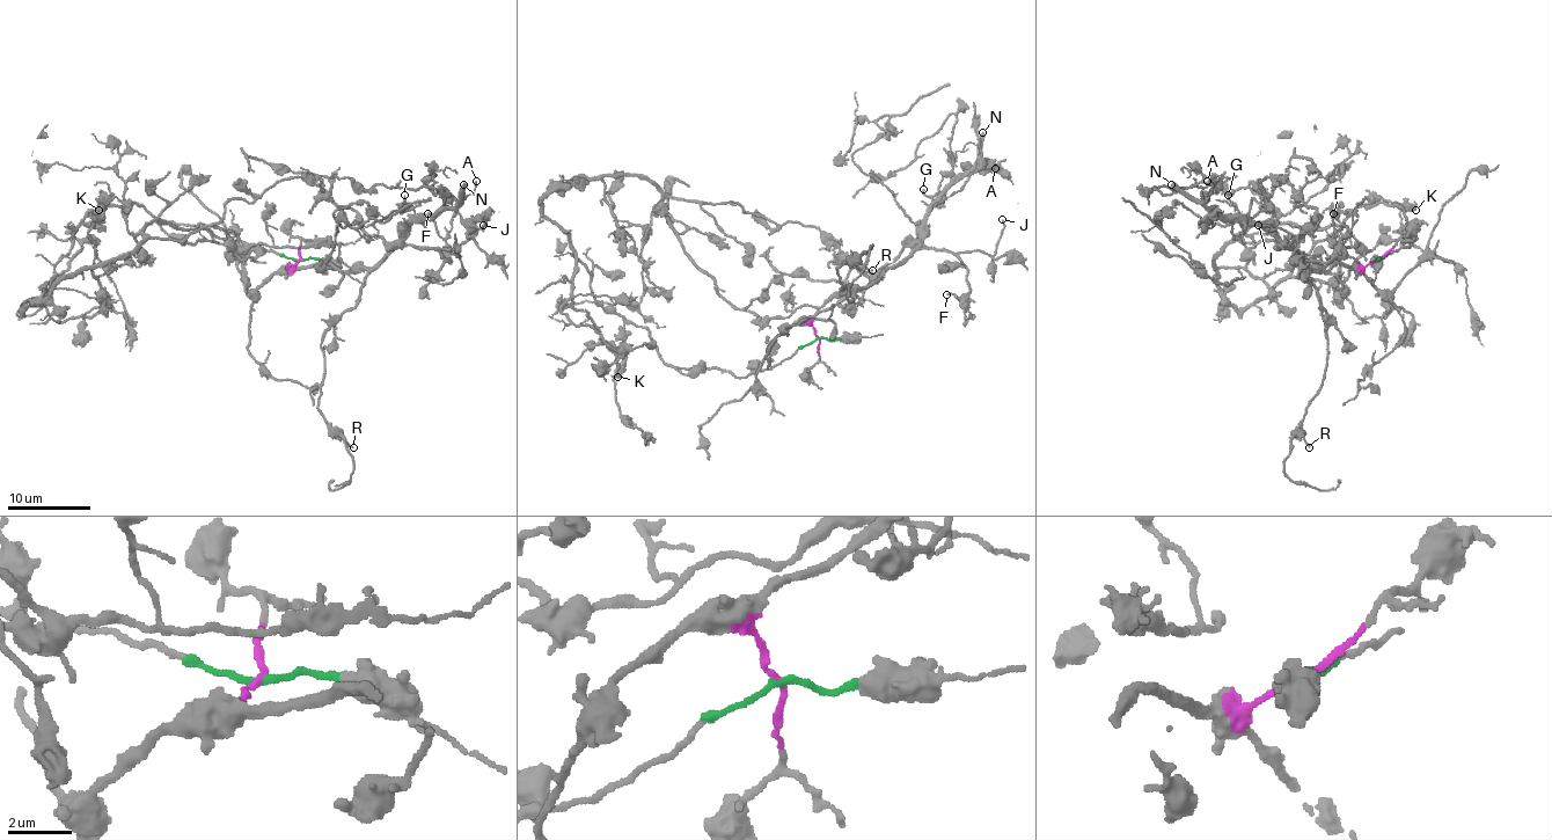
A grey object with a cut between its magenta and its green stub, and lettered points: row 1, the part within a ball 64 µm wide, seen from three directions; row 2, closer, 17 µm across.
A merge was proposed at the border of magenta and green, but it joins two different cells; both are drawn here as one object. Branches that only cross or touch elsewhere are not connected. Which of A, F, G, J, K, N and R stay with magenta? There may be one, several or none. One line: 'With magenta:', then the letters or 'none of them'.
With magenta: A, F, G, J, N, R

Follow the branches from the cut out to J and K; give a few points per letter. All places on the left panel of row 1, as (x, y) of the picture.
J: (299, 260), (292, 267), (330, 264), (365, 270), (375, 269), (399, 246), (453, 248), (465, 243), (484, 225)
K: (299, 260), (216, 238), (205, 228), (166, 223), (134, 202), (127, 206), (107, 206), (105, 199), (99, 210)

